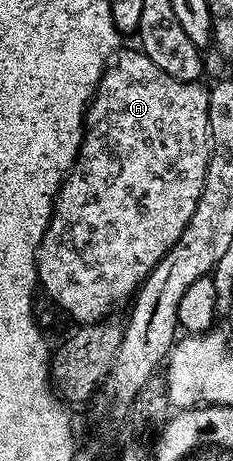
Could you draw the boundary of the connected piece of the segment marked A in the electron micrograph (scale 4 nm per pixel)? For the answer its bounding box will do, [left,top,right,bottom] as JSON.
[35,49,210,325]

